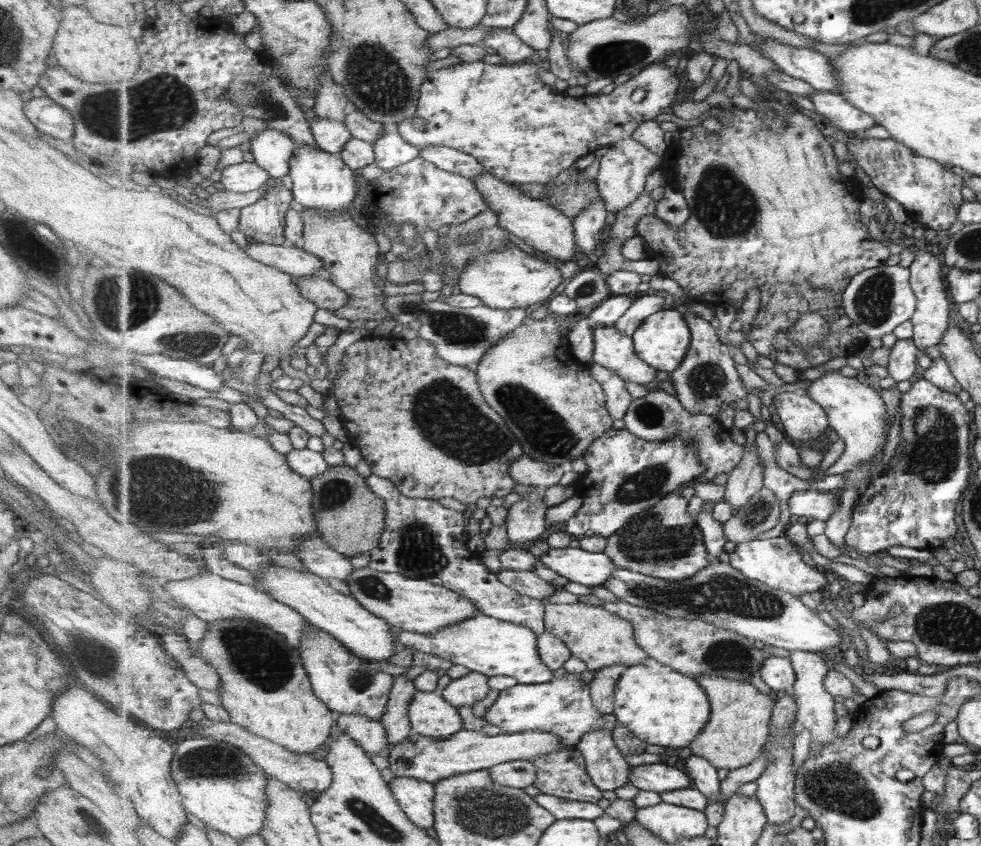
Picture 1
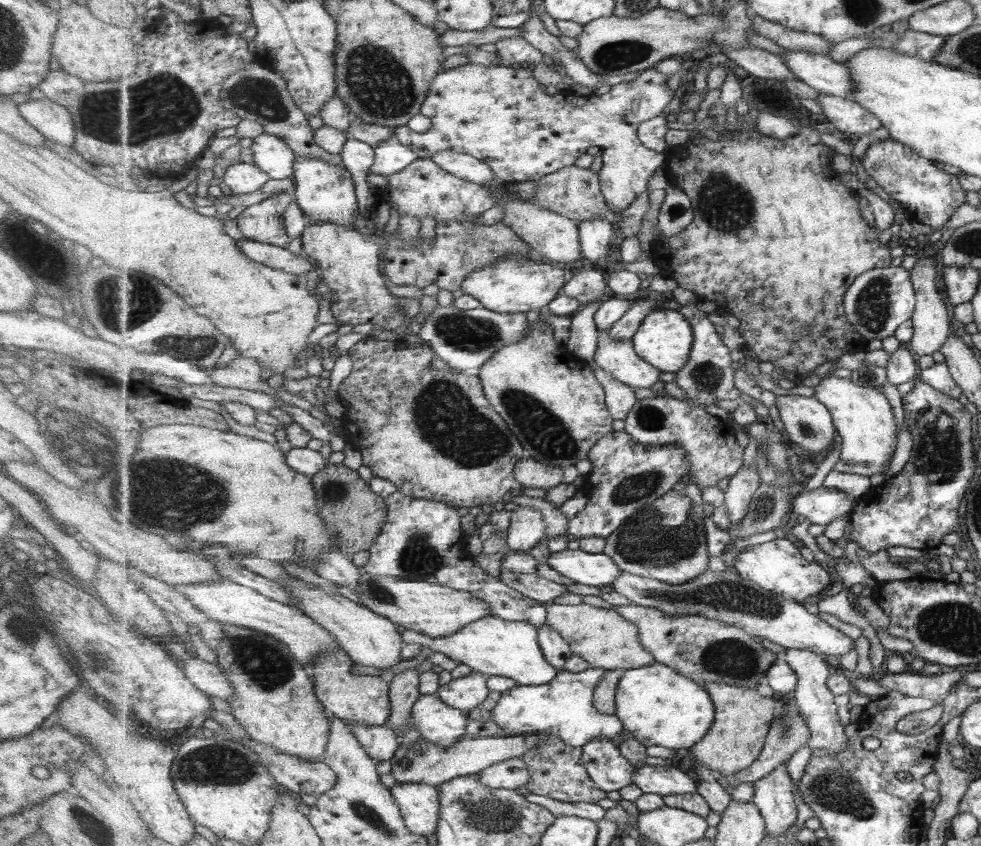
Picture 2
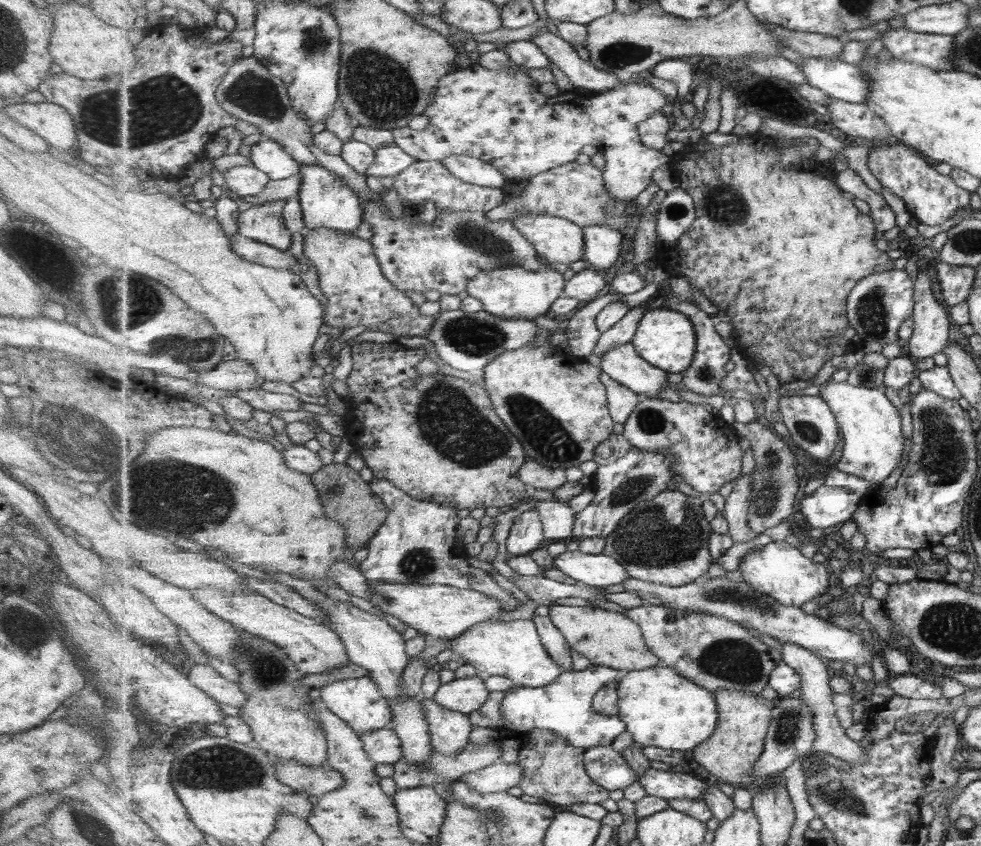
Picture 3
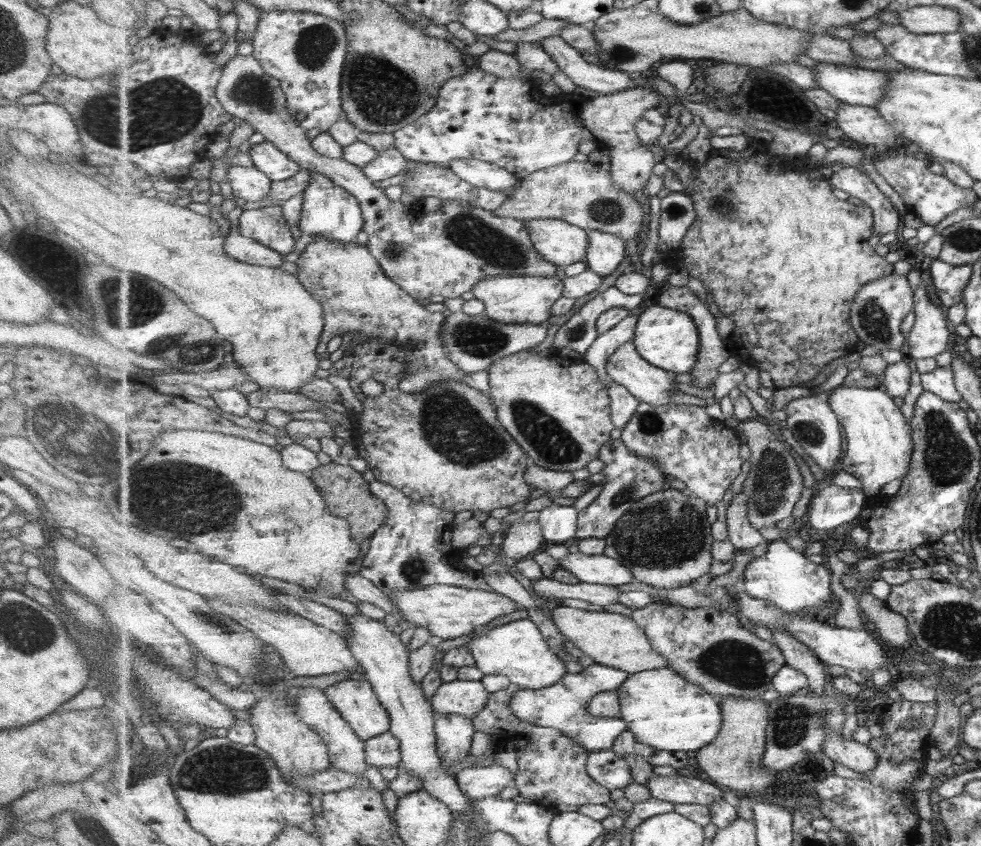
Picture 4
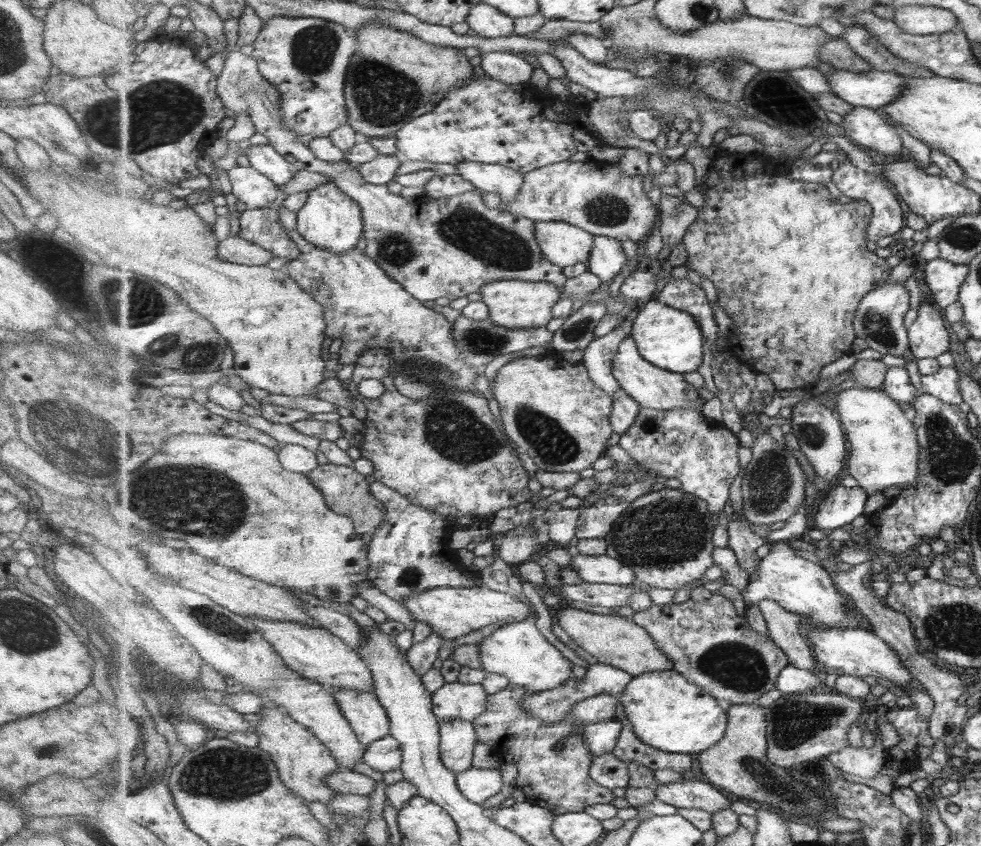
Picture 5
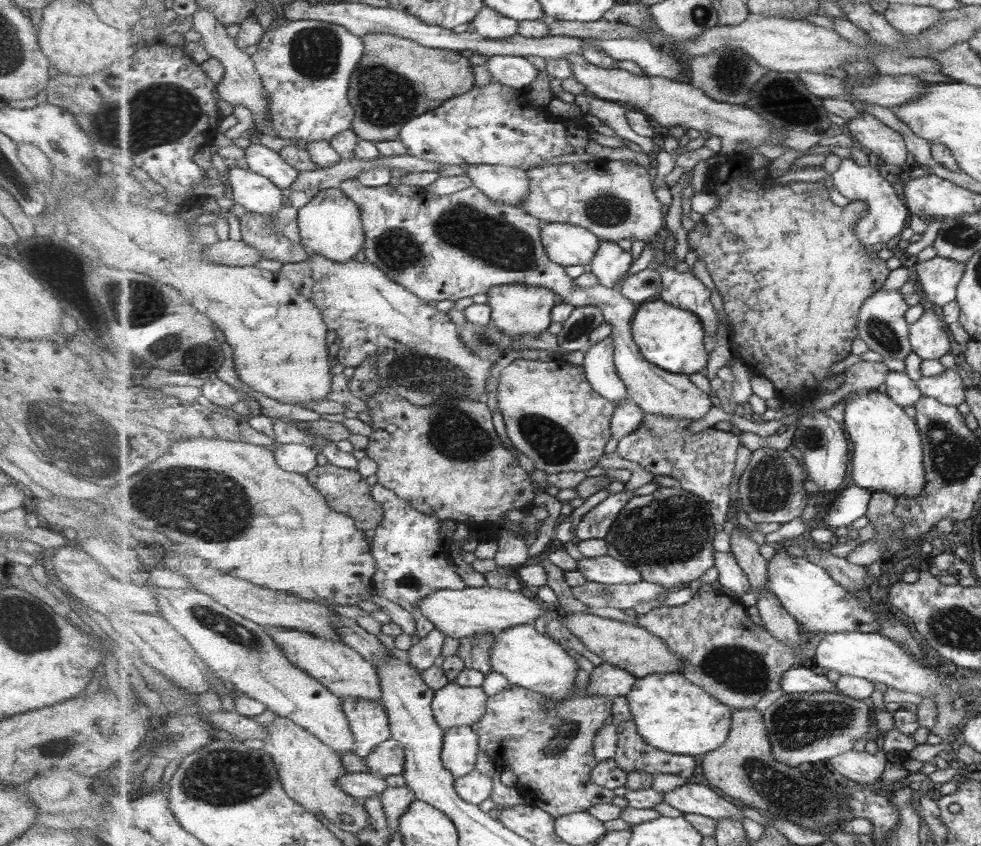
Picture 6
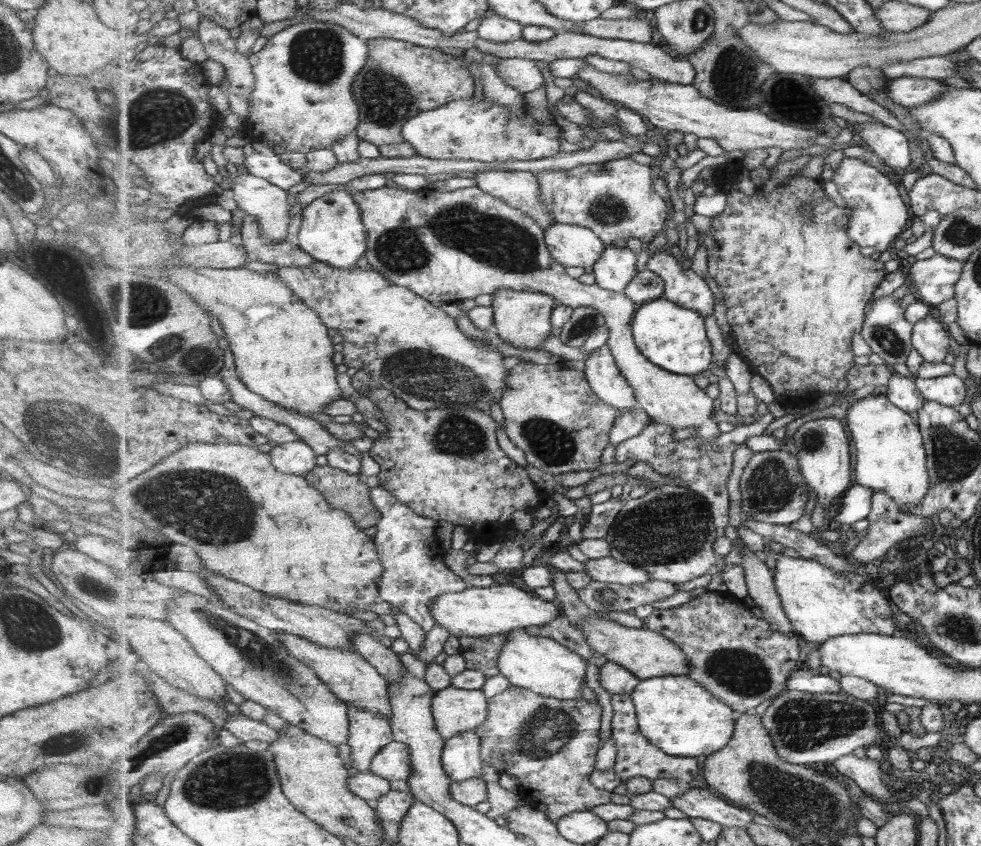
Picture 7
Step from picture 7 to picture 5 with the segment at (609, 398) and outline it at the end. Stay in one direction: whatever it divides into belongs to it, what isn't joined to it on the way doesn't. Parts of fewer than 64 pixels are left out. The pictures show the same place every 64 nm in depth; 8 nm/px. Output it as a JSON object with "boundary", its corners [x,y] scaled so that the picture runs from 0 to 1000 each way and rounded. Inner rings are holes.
{"boundary":[[[643,370],[625,392],[615,400],[604,401],[604,404],[595,414],[595,423],[592,429],[599,435],[604,452],[624,469],[631,459],[634,459],[624,439],[626,420],[630,415],[633,403],[639,396],[643,396],[644,390],[645,372]]]}

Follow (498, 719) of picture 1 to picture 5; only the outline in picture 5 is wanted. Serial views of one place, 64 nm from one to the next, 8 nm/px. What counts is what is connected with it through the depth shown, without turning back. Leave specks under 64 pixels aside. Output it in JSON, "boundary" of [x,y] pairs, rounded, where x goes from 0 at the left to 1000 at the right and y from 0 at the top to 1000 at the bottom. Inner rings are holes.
{"boundary":[[[611,783],[601,786],[598,797],[596,797],[594,801],[582,799],[582,801],[574,809],[575,811],[570,814],[539,820],[532,835],[534,835],[535,840],[543,843],[545,848],[554,850],[554,855],[564,857],[570,855],[570,852],[574,852],[576,848],[580,848],[580,845],[584,843],[583,836],[588,830],[596,827],[596,825],[613,820],[630,824],[641,812],[645,801],[646,799],[641,797],[641,794]],[[628,850],[592,858],[592,866],[596,870],[596,876],[607,894],[624,890],[629,882],[634,863],[635,853]]]}

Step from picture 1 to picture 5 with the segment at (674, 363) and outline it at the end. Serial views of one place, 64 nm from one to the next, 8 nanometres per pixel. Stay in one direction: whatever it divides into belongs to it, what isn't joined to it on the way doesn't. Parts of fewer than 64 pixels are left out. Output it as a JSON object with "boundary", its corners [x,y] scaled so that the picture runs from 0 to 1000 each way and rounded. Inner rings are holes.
{"boundary":[[[672,353],[659,356],[645,369],[643,397],[652,411],[652,418],[665,430],[684,440],[710,440],[717,430],[718,392],[709,375],[691,364],[676,359]]]}

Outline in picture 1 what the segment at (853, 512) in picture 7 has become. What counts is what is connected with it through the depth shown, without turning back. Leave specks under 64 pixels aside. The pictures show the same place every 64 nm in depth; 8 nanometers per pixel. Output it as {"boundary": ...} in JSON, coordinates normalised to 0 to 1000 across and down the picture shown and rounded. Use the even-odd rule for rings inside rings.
{"boundary":[[[831,578],[810,580],[803,589],[803,598],[806,608],[821,610],[842,617],[853,600],[857,600],[857,587],[847,579],[840,582]]]}

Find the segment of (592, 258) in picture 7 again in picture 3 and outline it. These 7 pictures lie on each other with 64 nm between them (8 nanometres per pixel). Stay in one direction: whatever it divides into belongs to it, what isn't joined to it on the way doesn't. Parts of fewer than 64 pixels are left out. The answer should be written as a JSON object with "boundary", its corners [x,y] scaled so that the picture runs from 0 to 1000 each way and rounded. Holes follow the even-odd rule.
{"boundary":[[[536,254],[521,260],[560,311],[580,313],[595,307],[596,273],[592,267],[559,254]]]}

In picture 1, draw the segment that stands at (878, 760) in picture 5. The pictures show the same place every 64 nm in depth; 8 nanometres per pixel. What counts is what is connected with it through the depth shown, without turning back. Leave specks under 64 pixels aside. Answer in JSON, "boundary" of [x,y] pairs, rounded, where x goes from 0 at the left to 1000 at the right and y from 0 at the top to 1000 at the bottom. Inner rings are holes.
{"boundary":[[[808,770],[805,779],[811,794],[811,806],[808,816],[813,839],[811,843],[814,858],[825,861],[829,868],[830,879],[845,879],[851,877],[858,870],[853,868],[853,842],[851,842],[851,825],[841,814],[841,801],[845,797],[847,786],[845,781],[839,780],[835,772]]]}

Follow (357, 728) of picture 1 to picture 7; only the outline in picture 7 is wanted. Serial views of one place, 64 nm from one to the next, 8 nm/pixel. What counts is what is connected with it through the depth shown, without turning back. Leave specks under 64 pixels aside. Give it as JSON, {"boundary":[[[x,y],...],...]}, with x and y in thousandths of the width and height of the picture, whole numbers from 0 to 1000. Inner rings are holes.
{"boundary":[[[401,876],[394,879],[382,896],[380,896],[377,908],[382,915],[394,920],[394,922],[416,923],[421,915],[421,902],[419,902],[419,890],[417,881]]]}

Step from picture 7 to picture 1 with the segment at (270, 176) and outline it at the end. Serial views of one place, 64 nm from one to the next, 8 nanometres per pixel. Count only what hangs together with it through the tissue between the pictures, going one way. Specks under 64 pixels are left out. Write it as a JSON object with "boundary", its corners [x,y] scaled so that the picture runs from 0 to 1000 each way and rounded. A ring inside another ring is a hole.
{"boundary":[[[271,152],[264,156],[258,165],[255,167],[255,180],[259,184],[259,190],[266,195],[274,203],[277,210],[288,210],[295,207],[297,201],[297,187],[299,187],[302,169],[294,161],[286,156],[286,154]]]}

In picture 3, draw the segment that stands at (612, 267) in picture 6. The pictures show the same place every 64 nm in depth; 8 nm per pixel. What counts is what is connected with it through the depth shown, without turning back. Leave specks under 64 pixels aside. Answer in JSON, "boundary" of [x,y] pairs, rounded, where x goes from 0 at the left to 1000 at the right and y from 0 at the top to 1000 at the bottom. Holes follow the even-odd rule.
{"boundary":[[[600,267],[595,273],[595,307],[609,320],[621,322],[635,298],[636,275],[617,267]]]}

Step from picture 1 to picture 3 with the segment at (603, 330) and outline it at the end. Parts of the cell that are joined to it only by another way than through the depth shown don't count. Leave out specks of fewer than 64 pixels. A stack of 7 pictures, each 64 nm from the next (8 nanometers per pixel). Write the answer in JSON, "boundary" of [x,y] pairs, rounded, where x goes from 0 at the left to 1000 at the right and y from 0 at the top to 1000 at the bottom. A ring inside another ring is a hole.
{"boundary":[[[644,404],[621,411],[611,431],[623,447],[656,469],[672,472],[672,463],[683,456],[681,440],[656,426]]]}

